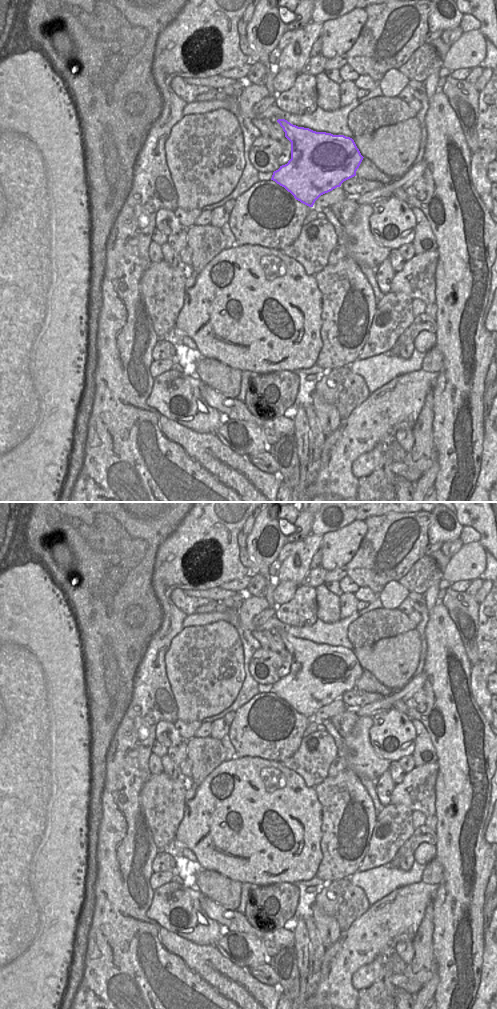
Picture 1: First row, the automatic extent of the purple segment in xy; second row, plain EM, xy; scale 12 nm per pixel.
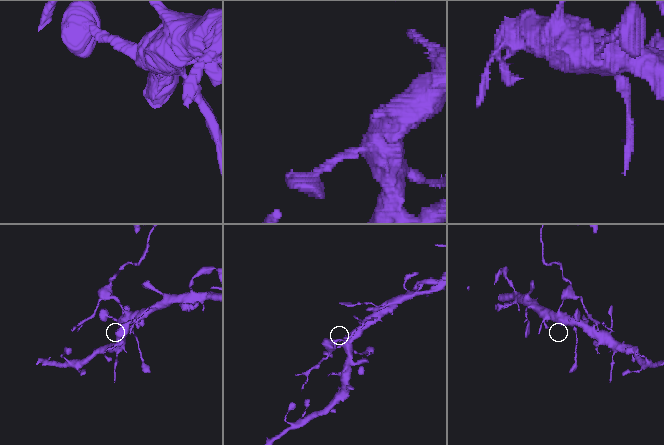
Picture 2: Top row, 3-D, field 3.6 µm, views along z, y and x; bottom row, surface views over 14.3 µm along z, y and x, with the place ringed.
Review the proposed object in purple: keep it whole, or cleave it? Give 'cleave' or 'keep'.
cleave

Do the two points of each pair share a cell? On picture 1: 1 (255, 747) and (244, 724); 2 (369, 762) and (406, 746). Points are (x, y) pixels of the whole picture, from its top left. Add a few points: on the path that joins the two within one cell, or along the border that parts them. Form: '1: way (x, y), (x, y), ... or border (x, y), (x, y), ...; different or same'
1: way (255, 741), (246, 730); same
2: border (369, 736), (373, 749), (382, 758), (390, 762); different

